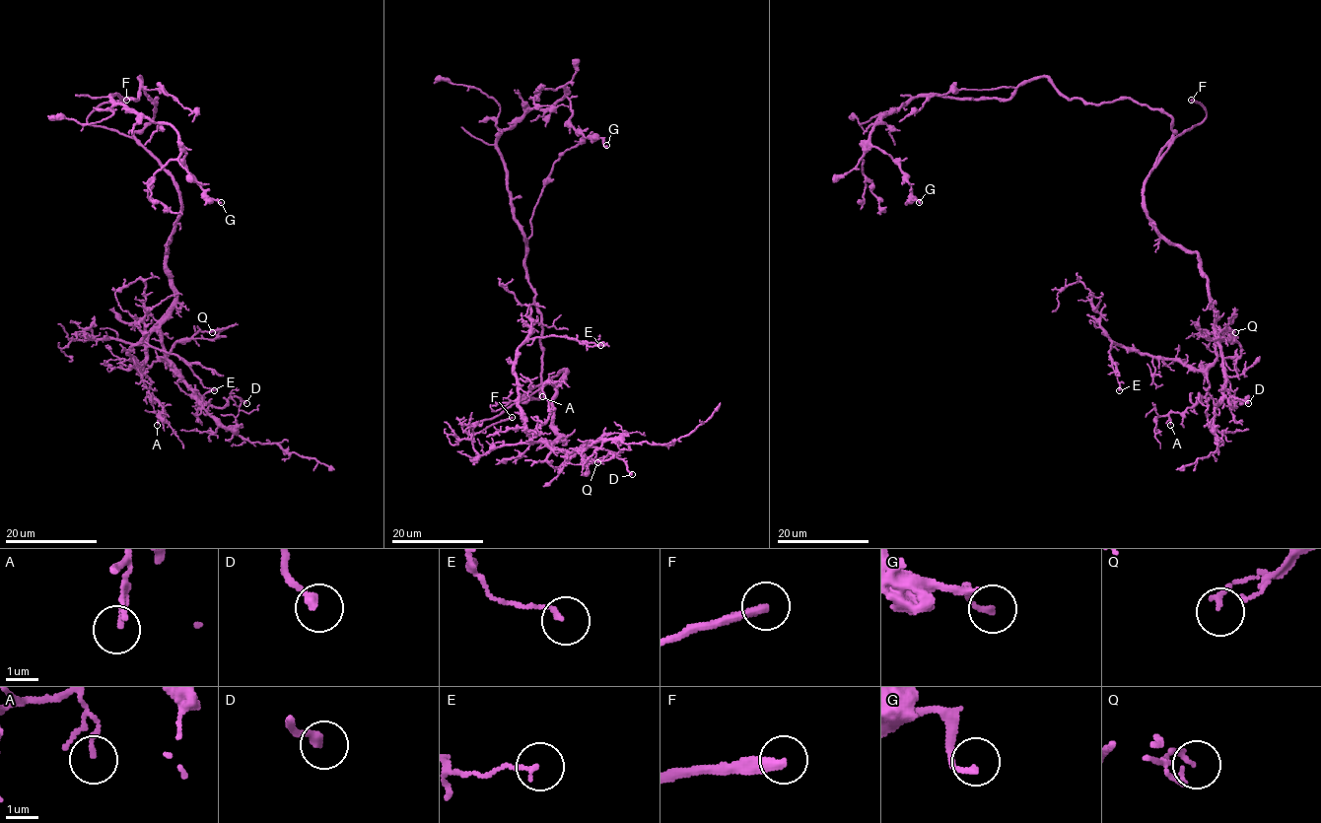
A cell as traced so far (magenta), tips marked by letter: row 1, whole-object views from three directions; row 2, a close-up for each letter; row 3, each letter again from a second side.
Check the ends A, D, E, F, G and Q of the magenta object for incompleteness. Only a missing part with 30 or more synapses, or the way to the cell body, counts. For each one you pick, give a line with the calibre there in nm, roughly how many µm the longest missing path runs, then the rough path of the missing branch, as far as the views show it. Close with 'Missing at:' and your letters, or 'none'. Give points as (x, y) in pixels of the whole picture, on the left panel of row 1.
F: Thickness 320 nm. Missing length about 50 µm. Course of what is missing: (126, 100), (155, 98), (224, 101), (263, 84), (291, 84)
Missing at: F

